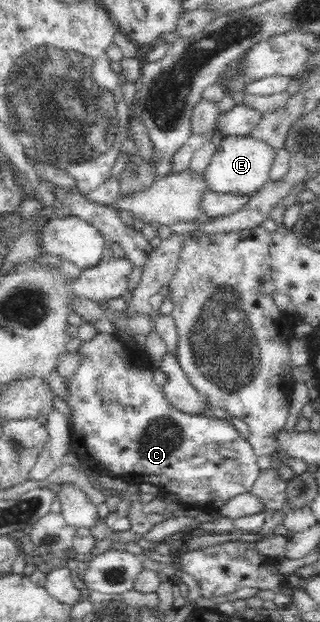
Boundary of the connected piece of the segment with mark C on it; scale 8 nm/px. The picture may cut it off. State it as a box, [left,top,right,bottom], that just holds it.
[63,334,260,508]

